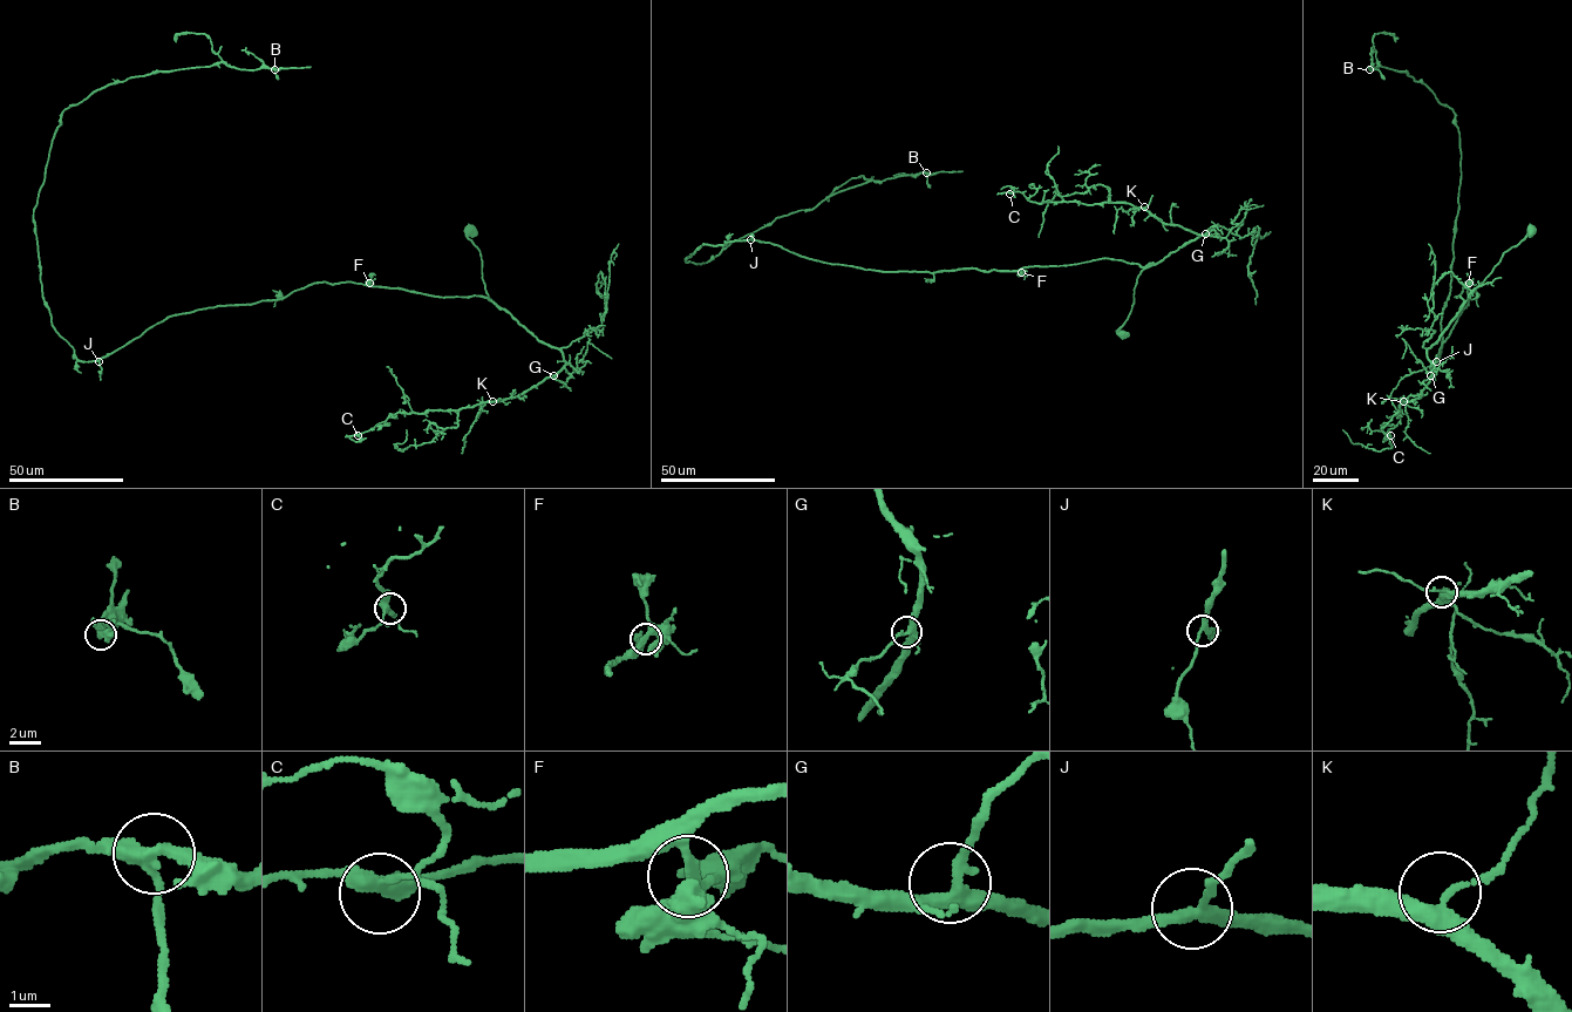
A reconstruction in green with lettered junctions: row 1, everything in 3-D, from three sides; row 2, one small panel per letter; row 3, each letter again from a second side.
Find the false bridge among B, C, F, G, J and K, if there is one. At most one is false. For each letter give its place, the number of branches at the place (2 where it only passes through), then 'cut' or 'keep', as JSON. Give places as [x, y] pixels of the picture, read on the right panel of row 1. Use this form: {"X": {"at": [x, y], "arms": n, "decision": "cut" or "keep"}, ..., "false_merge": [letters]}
{"B": {"at": [1369, 69], "arms": 3, "decision": "keep"}, "C": {"at": [1390, 435], "arms": 3, "decision": "keep"}, "F": {"at": [1469, 283], "arms": 3, "decision": "keep"}, "G": {"at": [1430, 375], "arms": 3, "decision": "keep"}, "J": {"at": [1436, 361], "arms": 3, "decision": "keep"}, "K": {"at": [1403, 401], "arms": 3, "decision": "keep"}, "false_merge": []}

